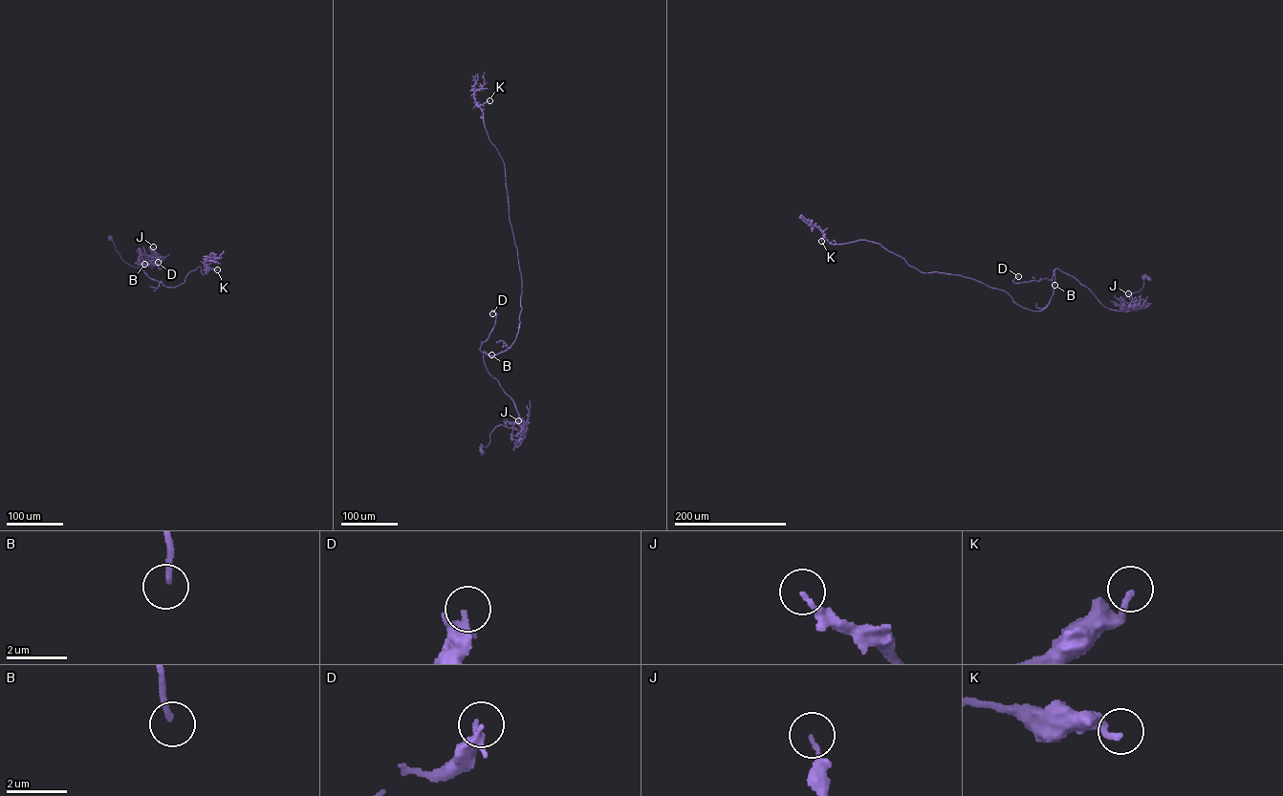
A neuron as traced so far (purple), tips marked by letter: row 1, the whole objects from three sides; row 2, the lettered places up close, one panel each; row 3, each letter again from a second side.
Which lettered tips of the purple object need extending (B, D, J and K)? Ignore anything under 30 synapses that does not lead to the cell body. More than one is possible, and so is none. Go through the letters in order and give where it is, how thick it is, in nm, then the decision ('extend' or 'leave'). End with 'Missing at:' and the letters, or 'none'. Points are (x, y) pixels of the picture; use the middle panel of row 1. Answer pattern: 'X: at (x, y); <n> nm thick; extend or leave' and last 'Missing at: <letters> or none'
B: at (491, 354); 170 nm thick; extend
D: at (492, 313); 360 nm thick; leave
J: at (518, 420); 130 nm thick; leave
K: at (489, 100); 180 nm thick; leave
Missing at: B

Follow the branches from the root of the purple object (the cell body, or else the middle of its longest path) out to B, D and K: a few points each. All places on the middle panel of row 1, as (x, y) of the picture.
B: (482, 451), (495, 427), (511, 428), (520, 420), (514, 402), (486, 367), (484, 353), (491, 354)
D: (482, 451), (495, 427), (511, 428), (520, 420), (480, 349), (494, 324), (496, 312), (492, 313)
K: (482, 451), (495, 427), (520, 420), (483, 357), (511, 347), (522, 309), (504, 163), (479, 106), (489, 100)

